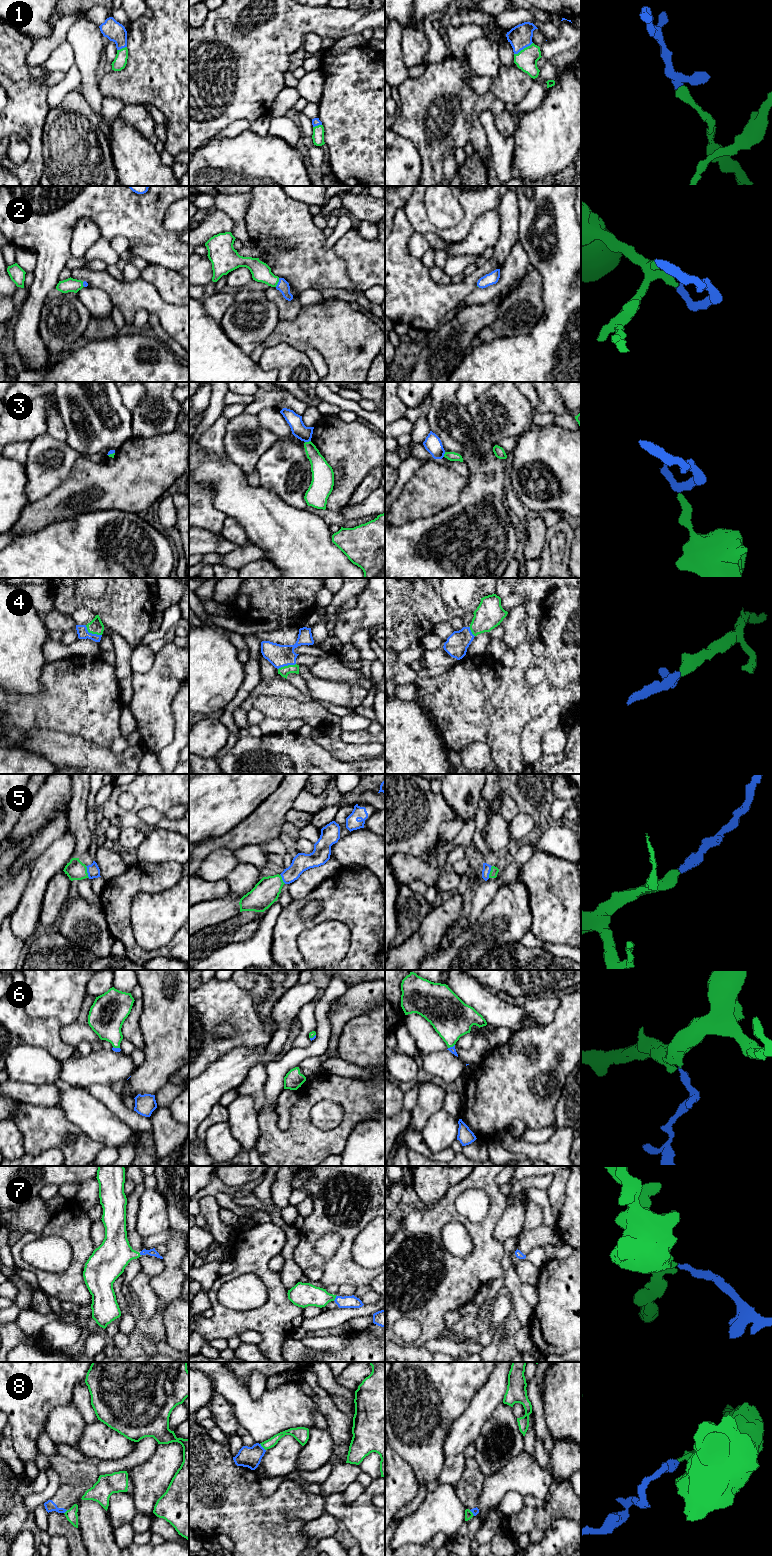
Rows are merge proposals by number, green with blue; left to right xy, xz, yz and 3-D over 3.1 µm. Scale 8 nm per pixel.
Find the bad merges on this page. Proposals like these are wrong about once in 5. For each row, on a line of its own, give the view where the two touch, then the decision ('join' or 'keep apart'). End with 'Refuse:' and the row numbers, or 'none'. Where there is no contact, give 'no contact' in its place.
1: meets green in yz; join
2: meets green in xz; join
3: meets green in xz; keep apart
4: meets green in xy; join
5: meets green in xy; join
6: meets green in xy; join
7: meets green in xz; join
8: meets green in xz; keep apart
Refuse: 3, 8

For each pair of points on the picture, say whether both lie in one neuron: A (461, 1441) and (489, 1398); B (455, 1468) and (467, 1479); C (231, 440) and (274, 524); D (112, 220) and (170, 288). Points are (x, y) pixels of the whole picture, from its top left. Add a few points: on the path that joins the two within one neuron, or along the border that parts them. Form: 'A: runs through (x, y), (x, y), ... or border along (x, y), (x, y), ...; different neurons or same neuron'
A: runs through (465, 1430), (480, 1409); same neuron
B: border along (466, 1460), (460, 1478), (453, 1485); different neurons
C: border along (229, 459), (246, 476); different neurons
D: border along (148, 263), (162, 265), (173, 270); different neurons

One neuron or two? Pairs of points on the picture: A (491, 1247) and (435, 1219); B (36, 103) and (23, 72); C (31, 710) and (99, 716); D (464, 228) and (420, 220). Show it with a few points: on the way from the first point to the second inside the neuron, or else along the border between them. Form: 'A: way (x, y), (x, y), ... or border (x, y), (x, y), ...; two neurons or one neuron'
A: way (477, 1233), (460, 1219), (449, 1217); one neuron
B: border (10, 78), (14, 81), (29, 80), (45, 86); two neurons
C: way (48, 710), (82, 710); one neuron
D: way (453, 233), (439, 233), (431, 229); one neuron

